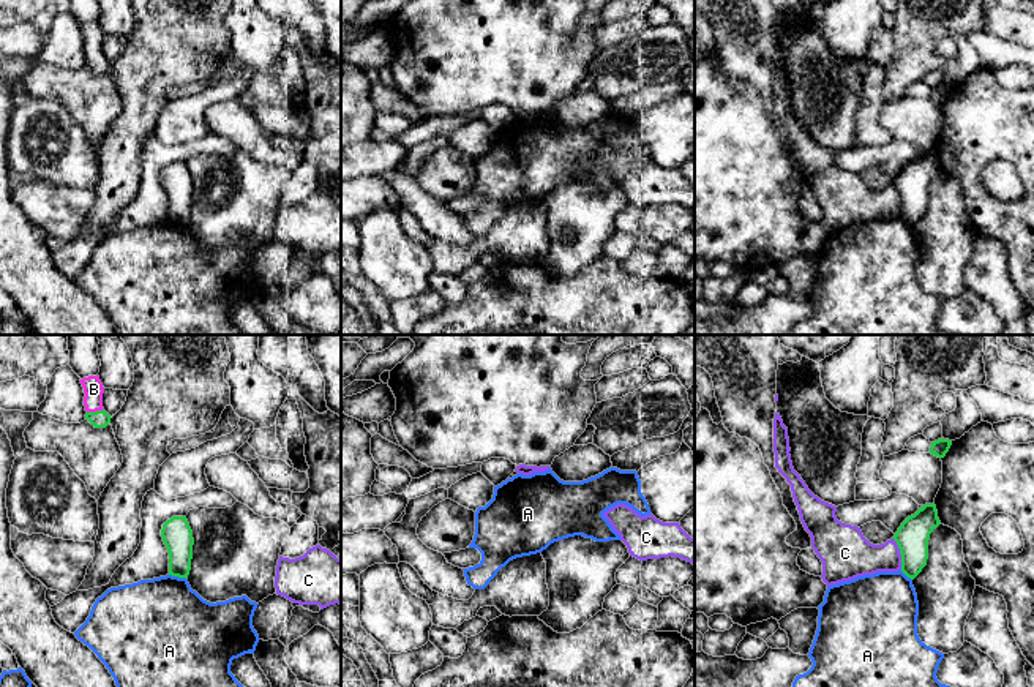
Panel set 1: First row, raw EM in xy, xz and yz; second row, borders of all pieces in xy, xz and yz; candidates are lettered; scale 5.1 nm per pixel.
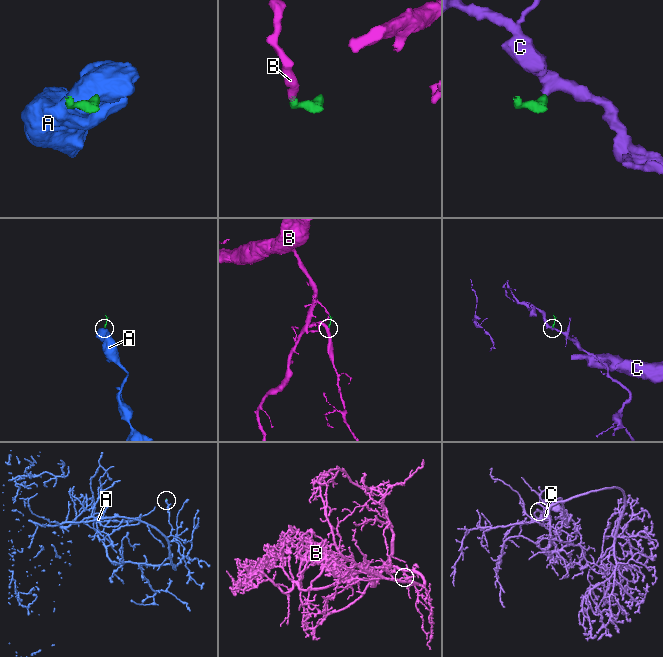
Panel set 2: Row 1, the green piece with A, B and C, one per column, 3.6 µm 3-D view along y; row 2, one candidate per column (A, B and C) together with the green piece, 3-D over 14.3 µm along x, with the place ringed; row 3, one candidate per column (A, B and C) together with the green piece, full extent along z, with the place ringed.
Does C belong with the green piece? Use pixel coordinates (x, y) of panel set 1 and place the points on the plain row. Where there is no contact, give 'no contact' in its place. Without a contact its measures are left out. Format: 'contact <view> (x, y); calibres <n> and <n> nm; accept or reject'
contact yz (900, 199); calibres 170 and 220 nm; reject

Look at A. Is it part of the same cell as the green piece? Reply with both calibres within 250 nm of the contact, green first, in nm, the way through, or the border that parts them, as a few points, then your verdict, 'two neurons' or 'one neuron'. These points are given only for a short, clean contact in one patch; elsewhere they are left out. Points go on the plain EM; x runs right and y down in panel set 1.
calibres 160 and 440 nm; border xy (169, 220), (185, 225); two neurons

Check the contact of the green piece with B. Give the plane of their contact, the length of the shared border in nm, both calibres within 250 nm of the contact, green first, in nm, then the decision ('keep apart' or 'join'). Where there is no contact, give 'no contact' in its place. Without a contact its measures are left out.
contact in xy; length 90 nm; calibres 90 and 100 nm; join

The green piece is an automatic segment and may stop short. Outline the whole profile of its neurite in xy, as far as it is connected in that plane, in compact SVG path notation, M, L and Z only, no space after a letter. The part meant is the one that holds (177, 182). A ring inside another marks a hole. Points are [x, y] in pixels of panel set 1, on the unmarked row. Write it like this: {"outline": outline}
{"outline": "M186 163L167 166L163 171L161 183L169 199L169 221L188 224L194 185Z"}

